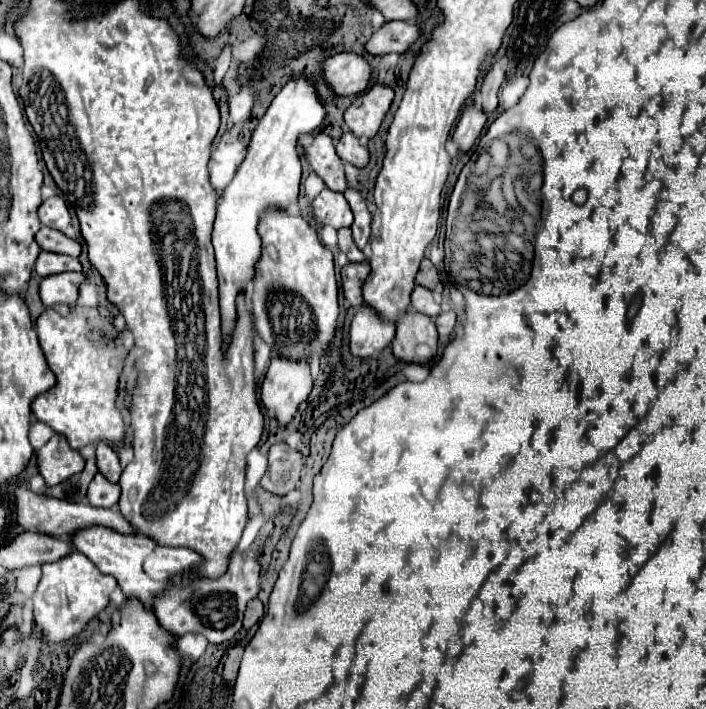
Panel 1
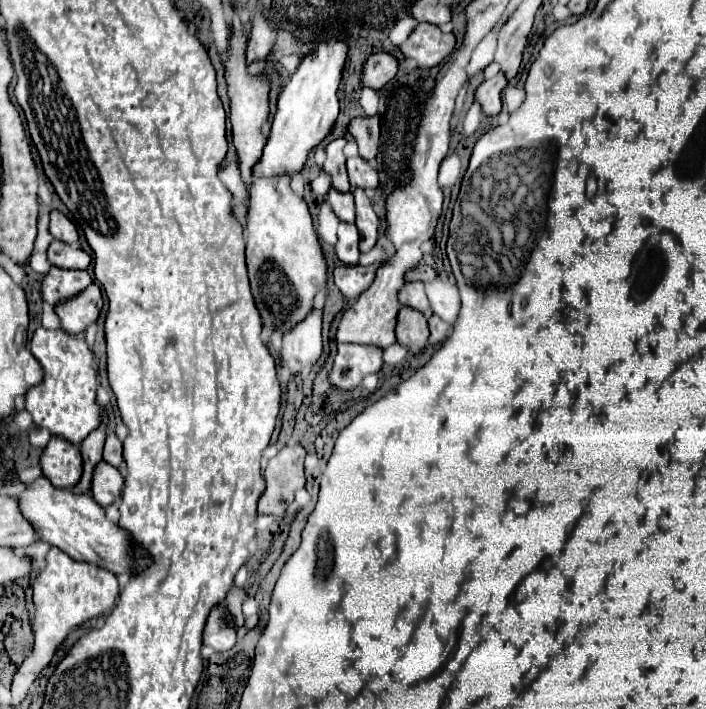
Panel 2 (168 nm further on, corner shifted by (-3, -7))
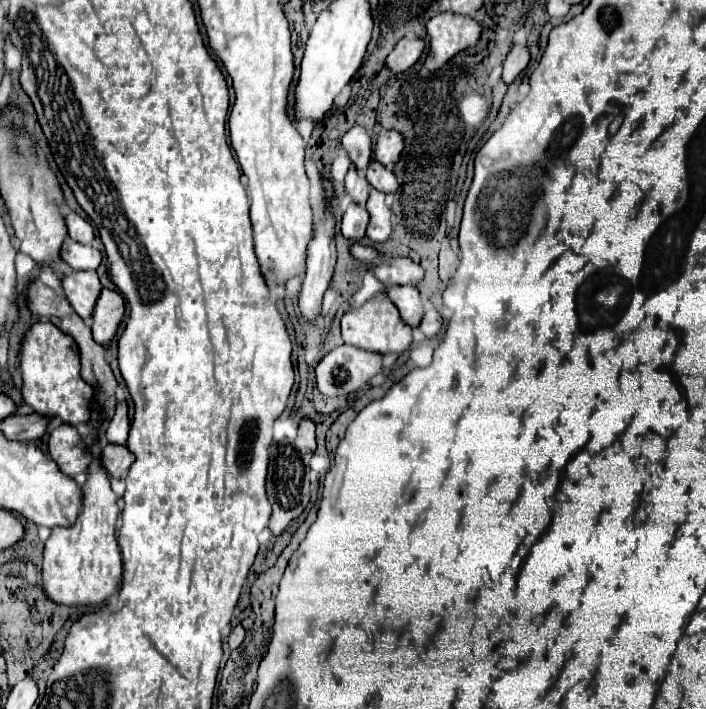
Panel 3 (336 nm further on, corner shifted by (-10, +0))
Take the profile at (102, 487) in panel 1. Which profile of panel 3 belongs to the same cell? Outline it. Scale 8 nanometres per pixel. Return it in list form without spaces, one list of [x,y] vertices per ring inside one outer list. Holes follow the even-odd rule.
[[[107,444],[101,452],[101,464],[111,480],[117,480],[123,476],[123,472],[133,464],[133,454],[125,446],[113,446]]]

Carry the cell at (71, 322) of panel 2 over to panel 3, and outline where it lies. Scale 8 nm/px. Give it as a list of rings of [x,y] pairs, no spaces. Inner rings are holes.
[[[103,288],[97,302],[95,302],[95,314],[91,314],[91,332],[95,342],[99,344],[109,344],[113,338],[121,318],[125,312],[125,300],[119,292]]]

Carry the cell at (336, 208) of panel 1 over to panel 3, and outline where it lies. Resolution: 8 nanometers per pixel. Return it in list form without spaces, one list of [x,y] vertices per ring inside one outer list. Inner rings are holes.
[[[353,166],[349,168],[349,172],[345,176],[345,190],[353,198],[355,204],[365,206],[365,202],[369,198],[369,182],[365,178],[361,178]]]

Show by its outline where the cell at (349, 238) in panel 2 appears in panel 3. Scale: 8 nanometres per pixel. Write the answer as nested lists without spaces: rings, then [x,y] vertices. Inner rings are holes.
[[[351,204],[347,212],[343,214],[341,222],[341,234],[351,242],[361,242],[365,238],[365,228],[369,224],[369,214],[365,208]]]

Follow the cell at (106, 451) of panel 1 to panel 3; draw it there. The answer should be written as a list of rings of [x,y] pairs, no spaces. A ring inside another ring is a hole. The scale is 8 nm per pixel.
[[[119,402],[115,416],[109,420],[107,430],[105,430],[105,438],[111,444],[119,444],[125,446],[127,442],[127,434],[129,434],[129,418],[127,418],[127,404]]]

